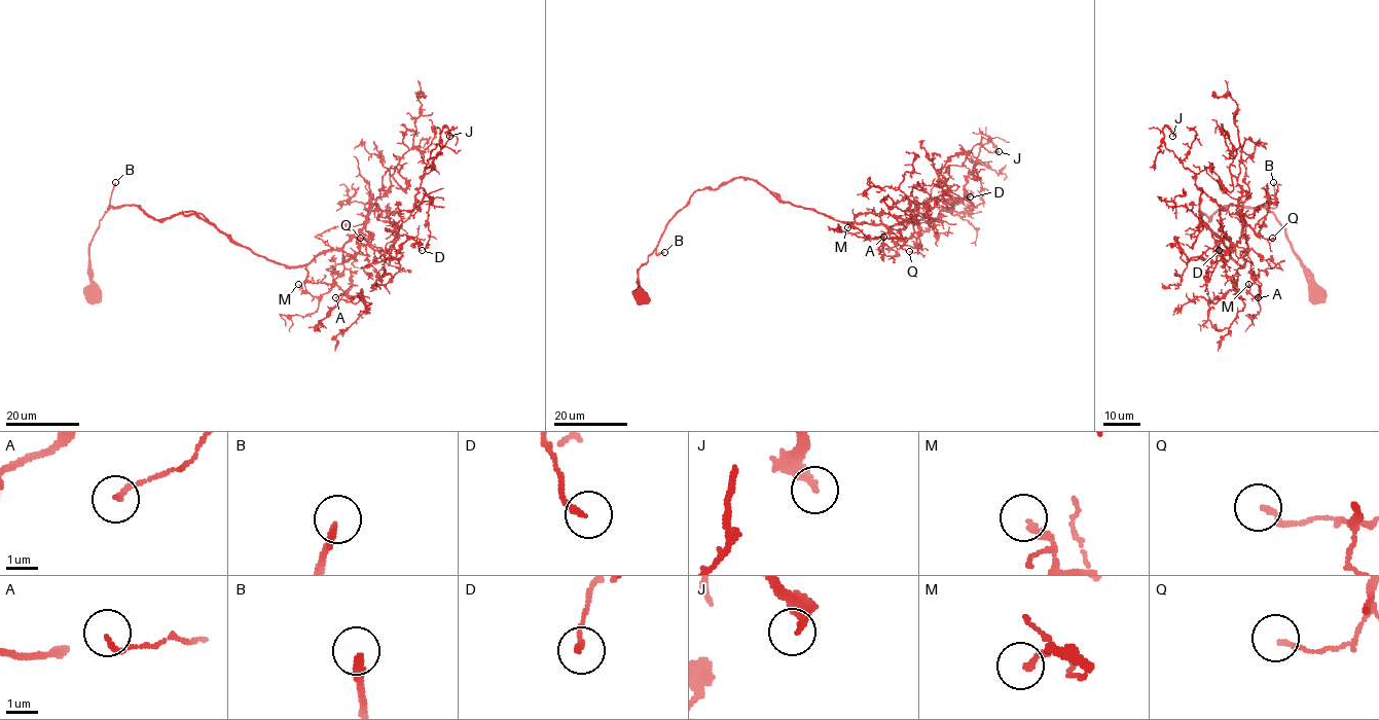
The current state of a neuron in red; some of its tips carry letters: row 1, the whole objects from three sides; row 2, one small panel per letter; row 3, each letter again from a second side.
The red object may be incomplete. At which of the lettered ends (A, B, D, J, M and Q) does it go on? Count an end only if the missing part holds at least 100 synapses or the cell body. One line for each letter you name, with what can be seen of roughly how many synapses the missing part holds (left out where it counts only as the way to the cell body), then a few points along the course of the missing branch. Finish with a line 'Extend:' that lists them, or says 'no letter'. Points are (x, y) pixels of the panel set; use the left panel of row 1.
B: 250 syn
Extend: B

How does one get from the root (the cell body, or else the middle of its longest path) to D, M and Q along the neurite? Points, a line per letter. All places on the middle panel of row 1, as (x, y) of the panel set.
D: (643, 299), (639, 271), (698, 189), (747, 178), (835, 220), (888, 226), (927, 212), (947, 191), (970, 196)
M: (643, 299), (639, 271), (698, 189), (751, 178), (783, 202), (893, 228), (872, 239), (847, 227)
Q: (643, 299), (639, 271), (666, 222), (698, 189), (737, 178), (841, 221), (913, 221), (919, 248), (909, 251)

